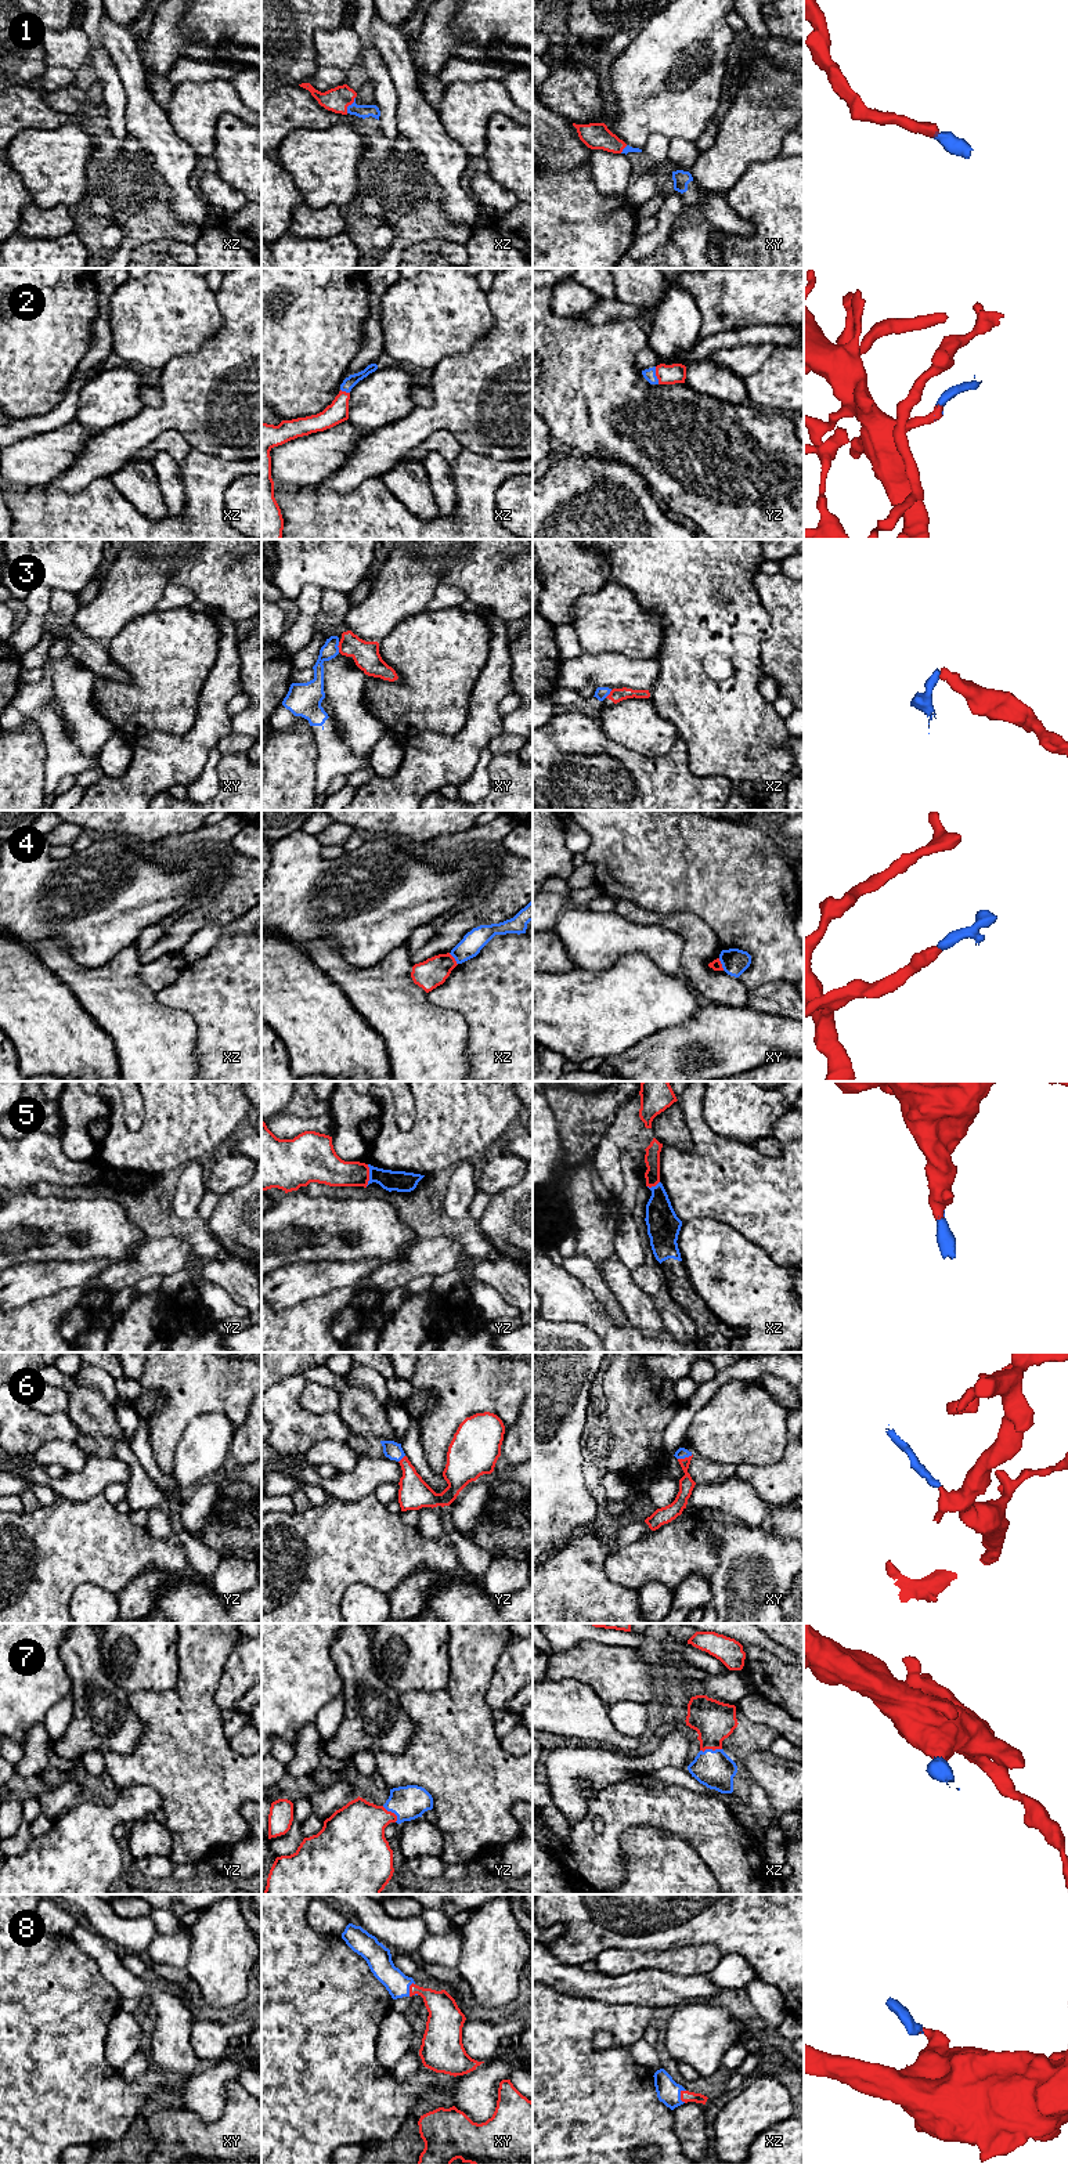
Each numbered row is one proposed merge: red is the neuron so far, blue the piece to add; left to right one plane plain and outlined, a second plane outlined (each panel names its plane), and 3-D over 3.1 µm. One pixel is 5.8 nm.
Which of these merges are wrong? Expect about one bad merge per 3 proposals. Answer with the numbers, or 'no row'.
3, 4

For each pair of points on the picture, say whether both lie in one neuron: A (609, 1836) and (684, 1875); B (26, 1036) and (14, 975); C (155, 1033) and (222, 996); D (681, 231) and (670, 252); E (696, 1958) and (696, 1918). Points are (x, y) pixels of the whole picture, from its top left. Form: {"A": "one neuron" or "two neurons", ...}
{"A": "two neurons", "B": "one neuron", "C": "two neurons", "D": "two neurons", "E": "two neurons"}

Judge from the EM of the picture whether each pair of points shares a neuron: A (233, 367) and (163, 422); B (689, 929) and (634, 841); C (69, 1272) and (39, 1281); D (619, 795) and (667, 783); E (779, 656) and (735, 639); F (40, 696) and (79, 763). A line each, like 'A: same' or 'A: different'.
A: same
B: different
C: same
D: same
E: different
F: same

